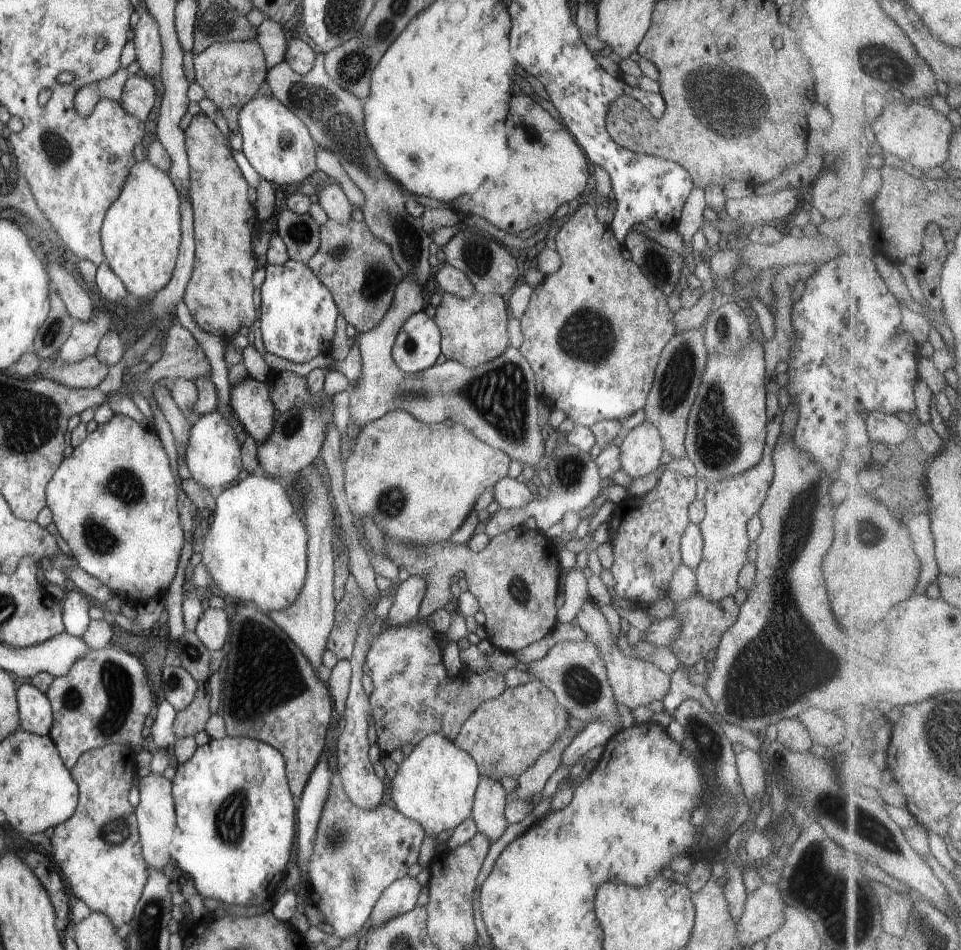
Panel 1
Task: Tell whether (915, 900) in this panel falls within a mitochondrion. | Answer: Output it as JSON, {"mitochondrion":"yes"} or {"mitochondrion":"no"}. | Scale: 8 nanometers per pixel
{"mitochondrion":"no"}

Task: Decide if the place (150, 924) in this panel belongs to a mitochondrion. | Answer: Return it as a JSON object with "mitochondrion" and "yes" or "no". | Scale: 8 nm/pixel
{"mitochondrion":"yes"}

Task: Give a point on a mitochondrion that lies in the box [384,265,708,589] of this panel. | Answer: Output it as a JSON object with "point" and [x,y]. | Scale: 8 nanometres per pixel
{"point":[500,397]}

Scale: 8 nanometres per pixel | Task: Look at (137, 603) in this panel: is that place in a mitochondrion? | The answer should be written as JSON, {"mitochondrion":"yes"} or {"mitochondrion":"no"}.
{"mitochondrion":"no"}

